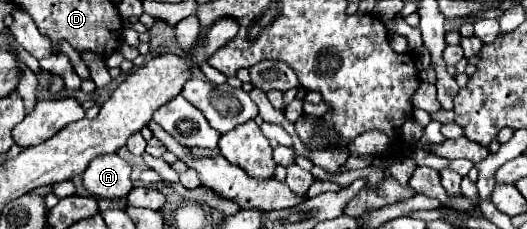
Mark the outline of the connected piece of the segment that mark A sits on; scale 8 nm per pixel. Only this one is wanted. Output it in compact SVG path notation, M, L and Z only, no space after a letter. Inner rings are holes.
M116 153L96 157L82 173L82 181L92 197L112 201L126 199L134 187L130 181L130 165Z

